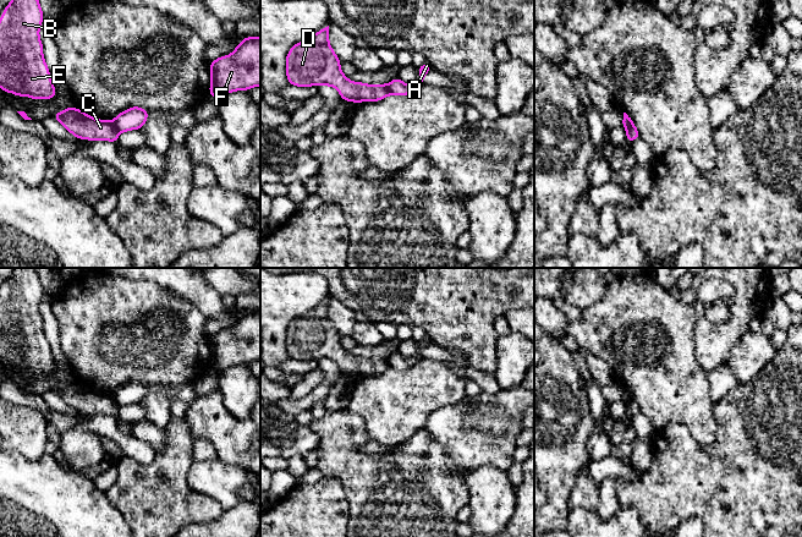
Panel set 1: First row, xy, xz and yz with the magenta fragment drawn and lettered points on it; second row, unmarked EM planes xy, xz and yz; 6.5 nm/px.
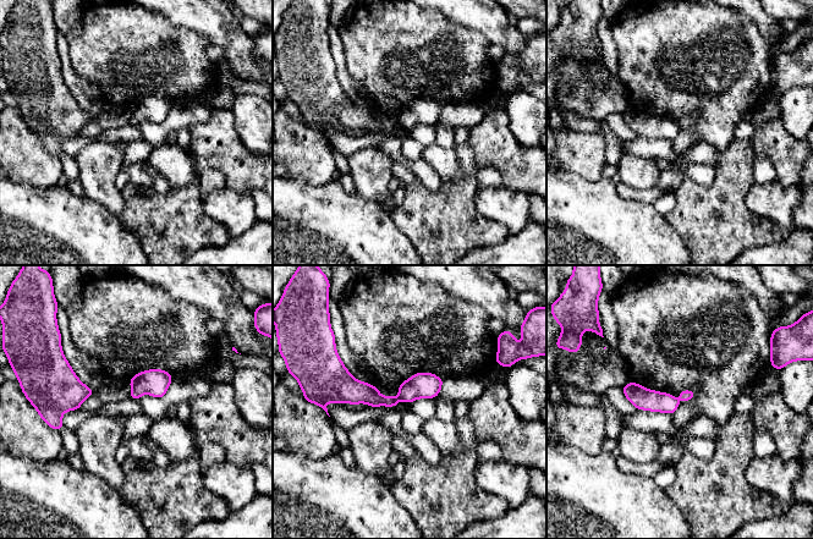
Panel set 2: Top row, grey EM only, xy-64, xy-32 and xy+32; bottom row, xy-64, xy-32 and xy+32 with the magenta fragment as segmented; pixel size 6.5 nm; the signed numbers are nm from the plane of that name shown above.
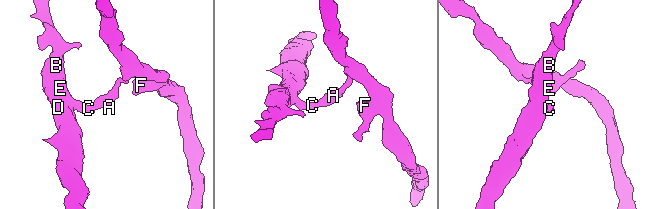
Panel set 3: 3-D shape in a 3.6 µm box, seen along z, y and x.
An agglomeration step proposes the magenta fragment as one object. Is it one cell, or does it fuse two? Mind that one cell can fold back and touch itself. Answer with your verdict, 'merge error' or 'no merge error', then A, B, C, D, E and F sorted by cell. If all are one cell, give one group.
merge error; groups A F / B C D E

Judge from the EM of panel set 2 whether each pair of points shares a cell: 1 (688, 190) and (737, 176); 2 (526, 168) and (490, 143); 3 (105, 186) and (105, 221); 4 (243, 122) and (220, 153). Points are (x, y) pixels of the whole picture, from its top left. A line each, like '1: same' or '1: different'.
1: same
2: same
3: different
4: different

